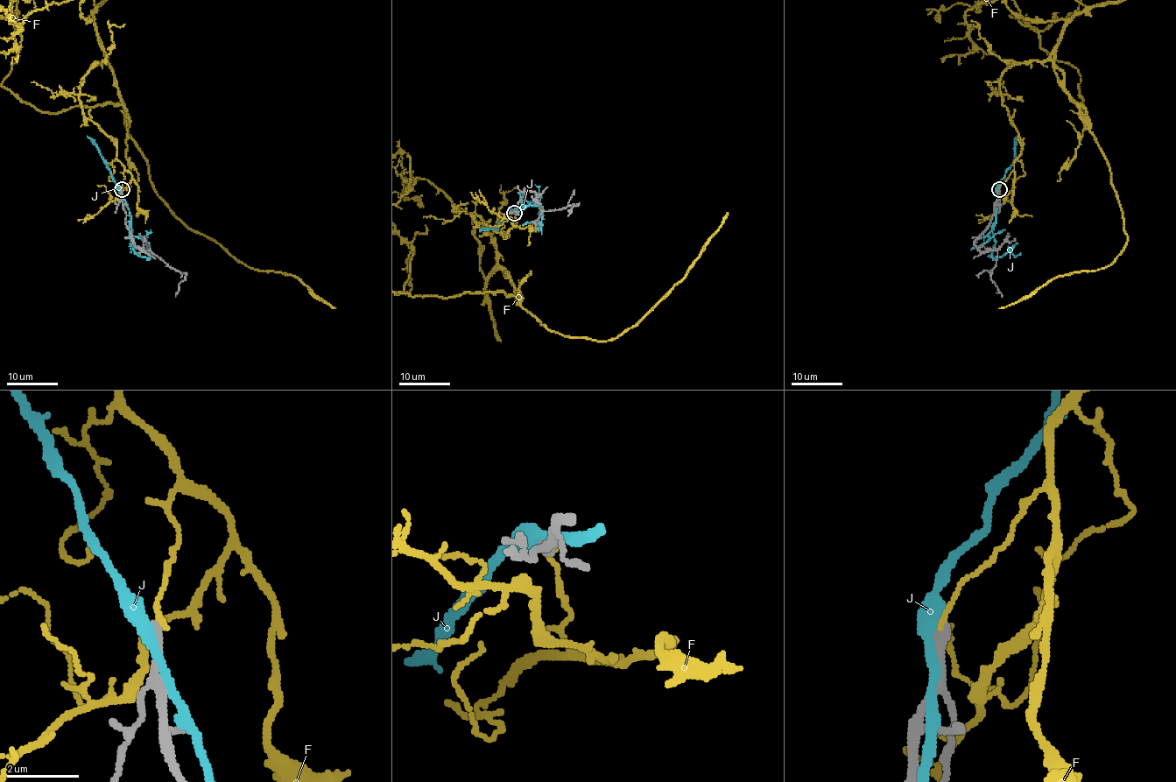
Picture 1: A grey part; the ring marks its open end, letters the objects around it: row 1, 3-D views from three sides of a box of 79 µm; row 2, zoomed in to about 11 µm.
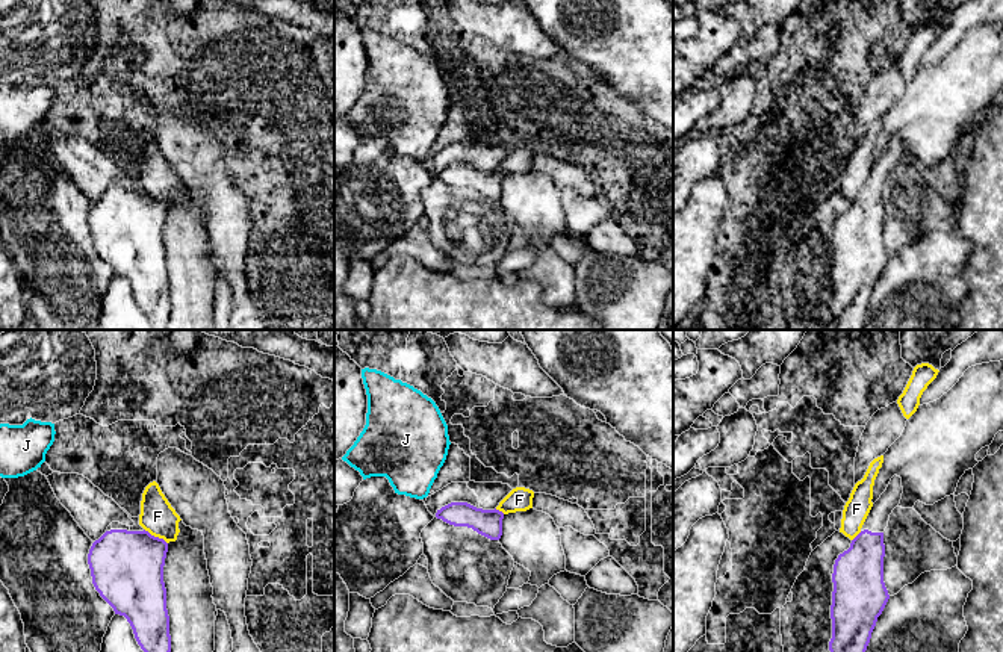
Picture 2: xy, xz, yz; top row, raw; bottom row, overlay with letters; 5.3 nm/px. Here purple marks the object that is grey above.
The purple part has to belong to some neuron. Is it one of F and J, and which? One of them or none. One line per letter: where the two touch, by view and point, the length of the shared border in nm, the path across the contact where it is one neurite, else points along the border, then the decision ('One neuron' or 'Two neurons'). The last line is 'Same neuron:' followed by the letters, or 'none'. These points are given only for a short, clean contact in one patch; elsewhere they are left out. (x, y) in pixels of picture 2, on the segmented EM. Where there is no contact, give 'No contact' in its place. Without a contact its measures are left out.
F: Touches purple at xy (156, 537). Shared border 150 nm. Boundary: xy (144, 528), (167, 543). Two neurons
J: No contact. Two neurons
Same neuron: none

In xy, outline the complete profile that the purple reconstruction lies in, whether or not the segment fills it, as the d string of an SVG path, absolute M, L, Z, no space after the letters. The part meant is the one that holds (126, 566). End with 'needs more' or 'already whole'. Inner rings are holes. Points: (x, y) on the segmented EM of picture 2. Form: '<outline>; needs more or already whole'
M129 517L133 526L112 522L106 532L92 543L88 554L92 584L100 596L124 616L144 652L171 652L169 616L166 610L166 588L163 566L168 543L151 536L139 525L139 517Z; needs more

